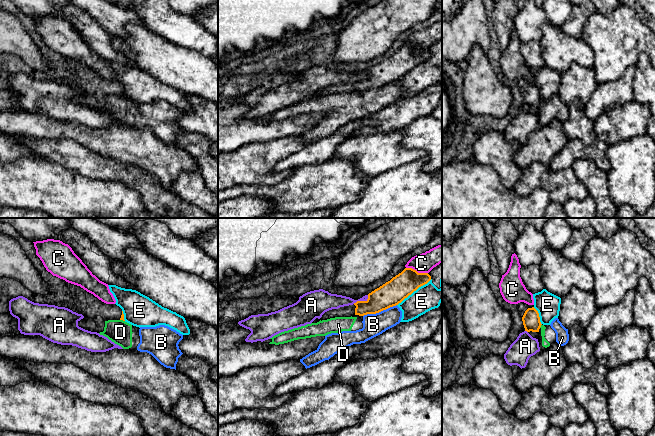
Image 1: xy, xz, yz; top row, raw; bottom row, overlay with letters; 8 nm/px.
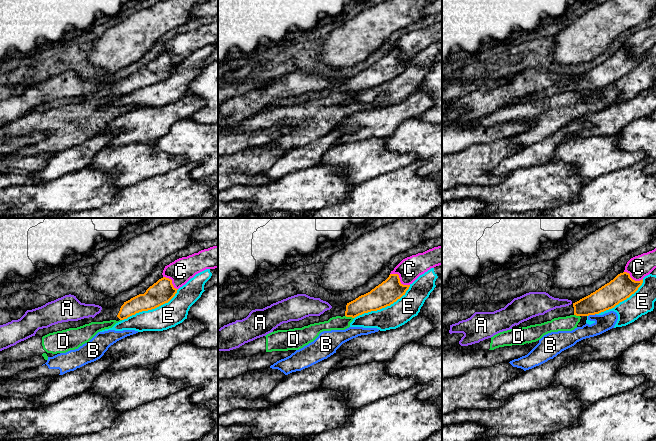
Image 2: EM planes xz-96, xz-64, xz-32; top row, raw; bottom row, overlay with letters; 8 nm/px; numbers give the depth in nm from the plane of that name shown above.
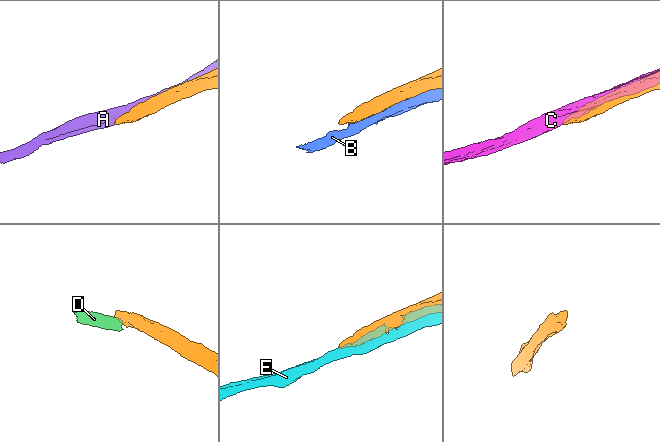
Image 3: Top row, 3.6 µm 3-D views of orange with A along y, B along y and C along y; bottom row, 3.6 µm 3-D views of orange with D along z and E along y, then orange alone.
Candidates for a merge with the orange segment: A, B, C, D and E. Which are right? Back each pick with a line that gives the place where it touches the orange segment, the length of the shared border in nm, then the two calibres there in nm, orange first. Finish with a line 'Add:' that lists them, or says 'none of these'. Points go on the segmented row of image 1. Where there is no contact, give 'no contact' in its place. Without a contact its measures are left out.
Add: none of these

